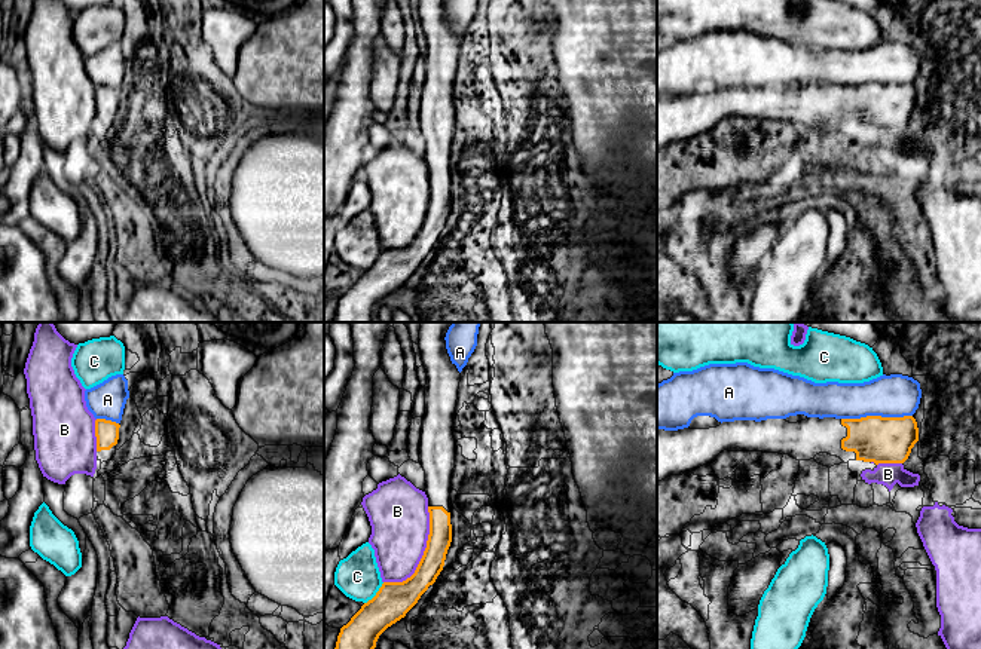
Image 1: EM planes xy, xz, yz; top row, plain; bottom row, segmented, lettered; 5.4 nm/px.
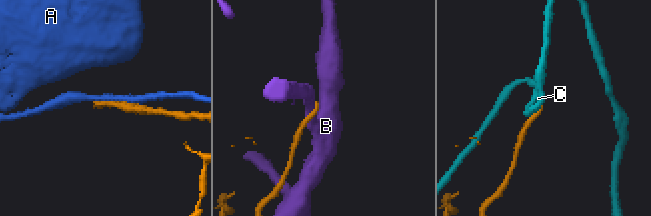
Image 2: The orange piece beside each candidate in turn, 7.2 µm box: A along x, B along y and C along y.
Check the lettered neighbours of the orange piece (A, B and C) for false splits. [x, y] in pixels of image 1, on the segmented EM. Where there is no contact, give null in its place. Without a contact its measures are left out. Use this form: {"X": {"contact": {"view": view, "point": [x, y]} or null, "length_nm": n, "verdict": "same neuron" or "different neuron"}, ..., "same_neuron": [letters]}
{"A": {"contact": {"view": "yz", "point": [876, 416]}, "length_nm": 380, "verdict": "different neuron"}, "B": {"contact": {"view": "xz", "point": [424, 554]}, "length_nm": 480, "verdict": "different neuron"}, "C": {"contact": {"view": "xz", "point": [376, 594]}, "length_nm": 160, "verdict": "different neuron"}, "same_neuron": []}

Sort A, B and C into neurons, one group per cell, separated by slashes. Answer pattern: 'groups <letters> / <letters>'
groups A / B / C

